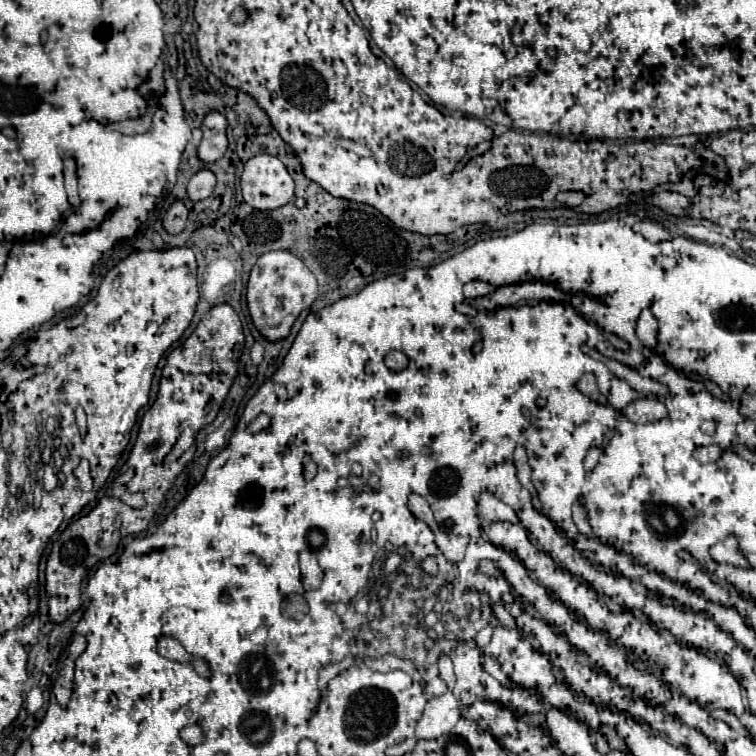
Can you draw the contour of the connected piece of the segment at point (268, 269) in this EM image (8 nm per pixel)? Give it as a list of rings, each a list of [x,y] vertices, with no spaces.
[[[269,251],[257,259],[247,283],[247,307],[255,329],[269,341],[289,335],[301,311],[309,309],[317,297],[317,279],[303,261],[289,251]]]

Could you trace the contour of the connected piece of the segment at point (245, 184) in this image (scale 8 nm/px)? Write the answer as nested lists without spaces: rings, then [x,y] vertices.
[[[255,155],[241,173],[241,191],[247,205],[259,211],[271,211],[293,199],[293,179],[285,165],[273,155]]]

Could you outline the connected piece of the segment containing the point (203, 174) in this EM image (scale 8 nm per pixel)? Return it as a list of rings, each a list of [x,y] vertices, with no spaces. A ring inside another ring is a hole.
[[[207,169],[200,170],[192,178],[189,180],[187,185],[187,195],[189,195],[189,199],[193,199],[195,201],[195,197],[193,197],[193,191],[198,191],[199,199],[205,199],[205,197],[209,197],[215,188],[215,175],[211,173],[211,171],[207,171]]]

